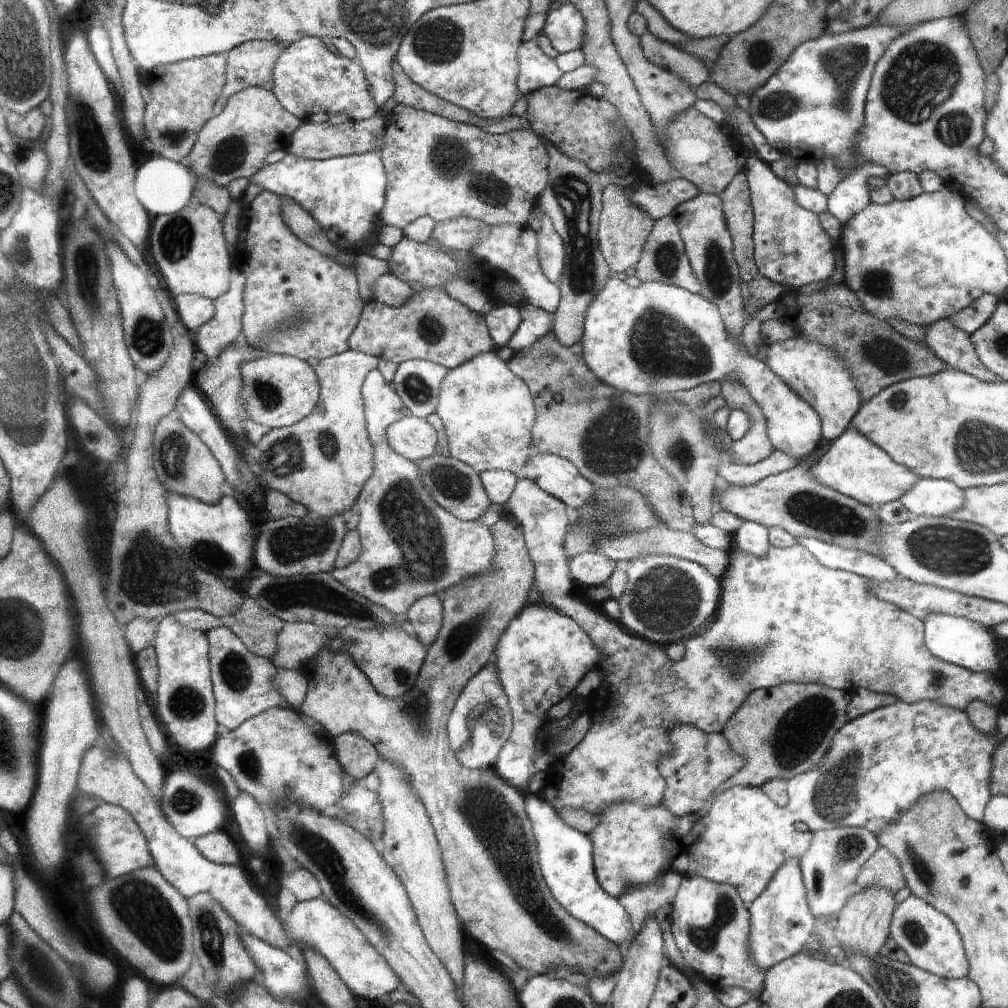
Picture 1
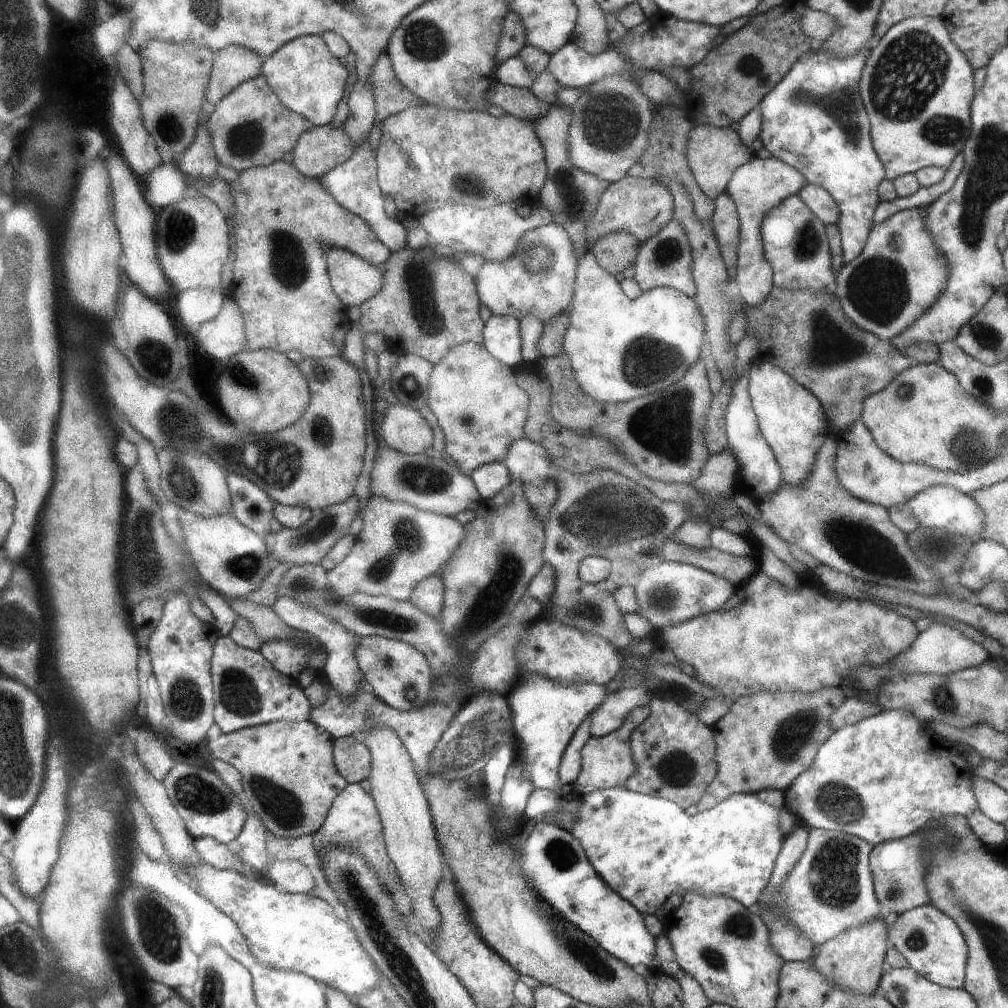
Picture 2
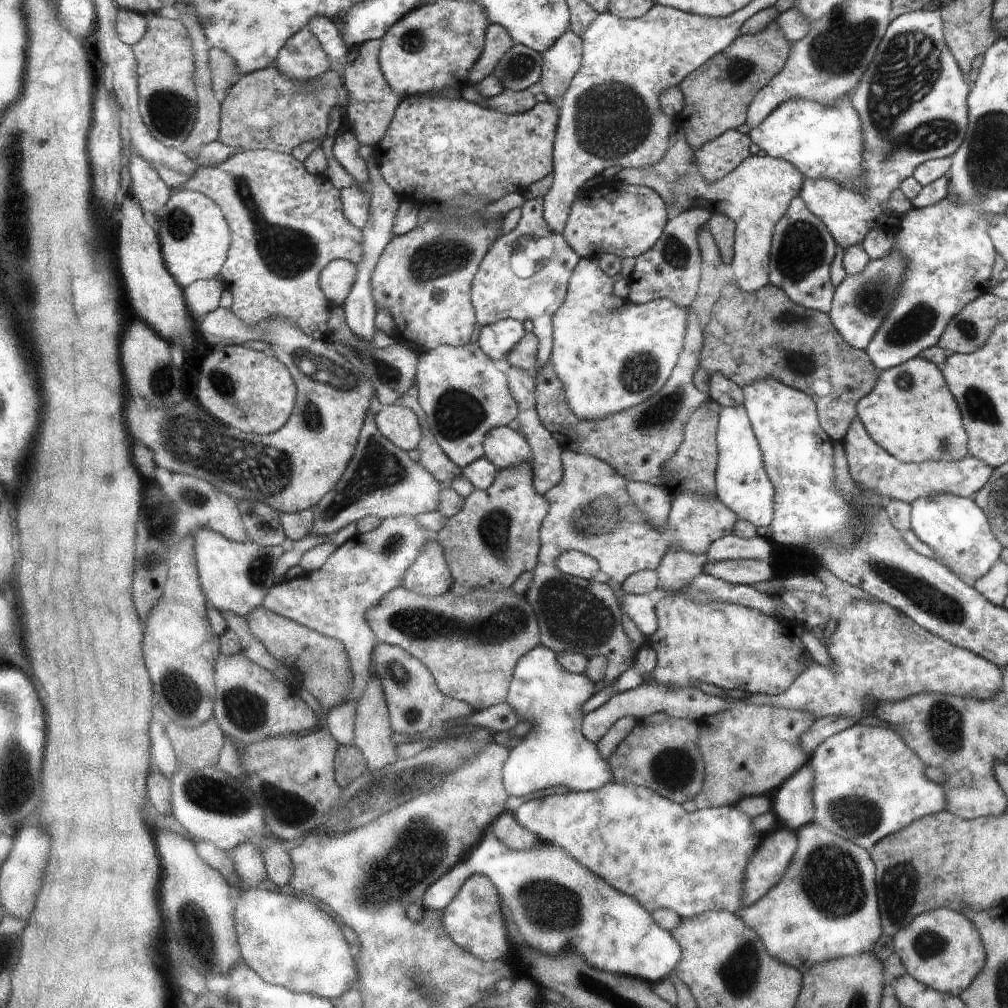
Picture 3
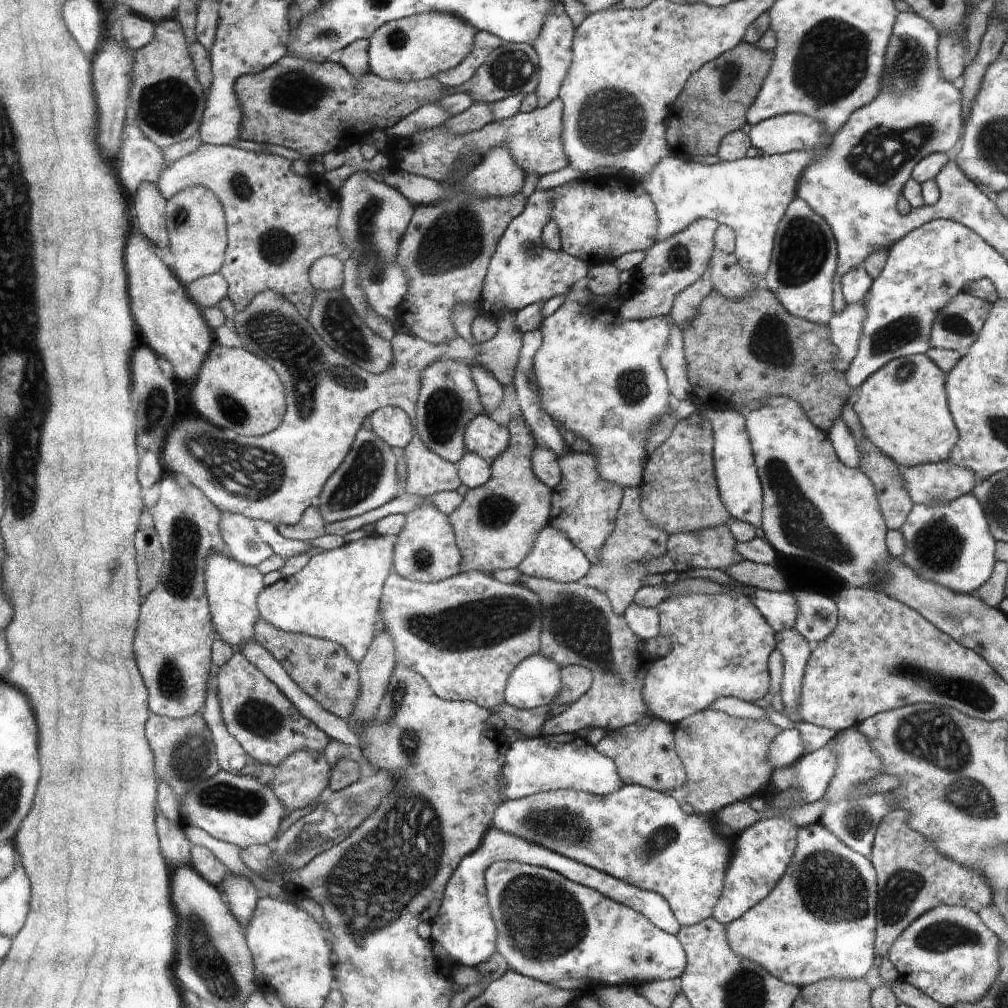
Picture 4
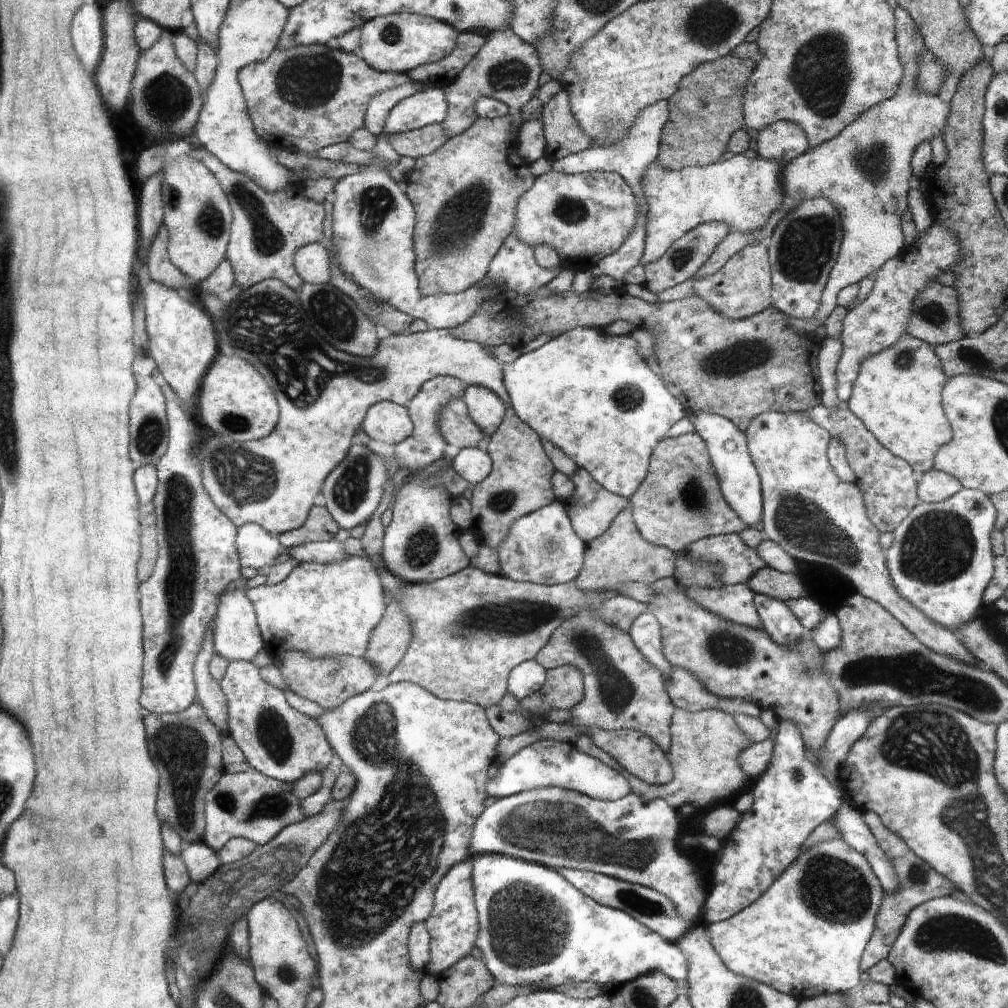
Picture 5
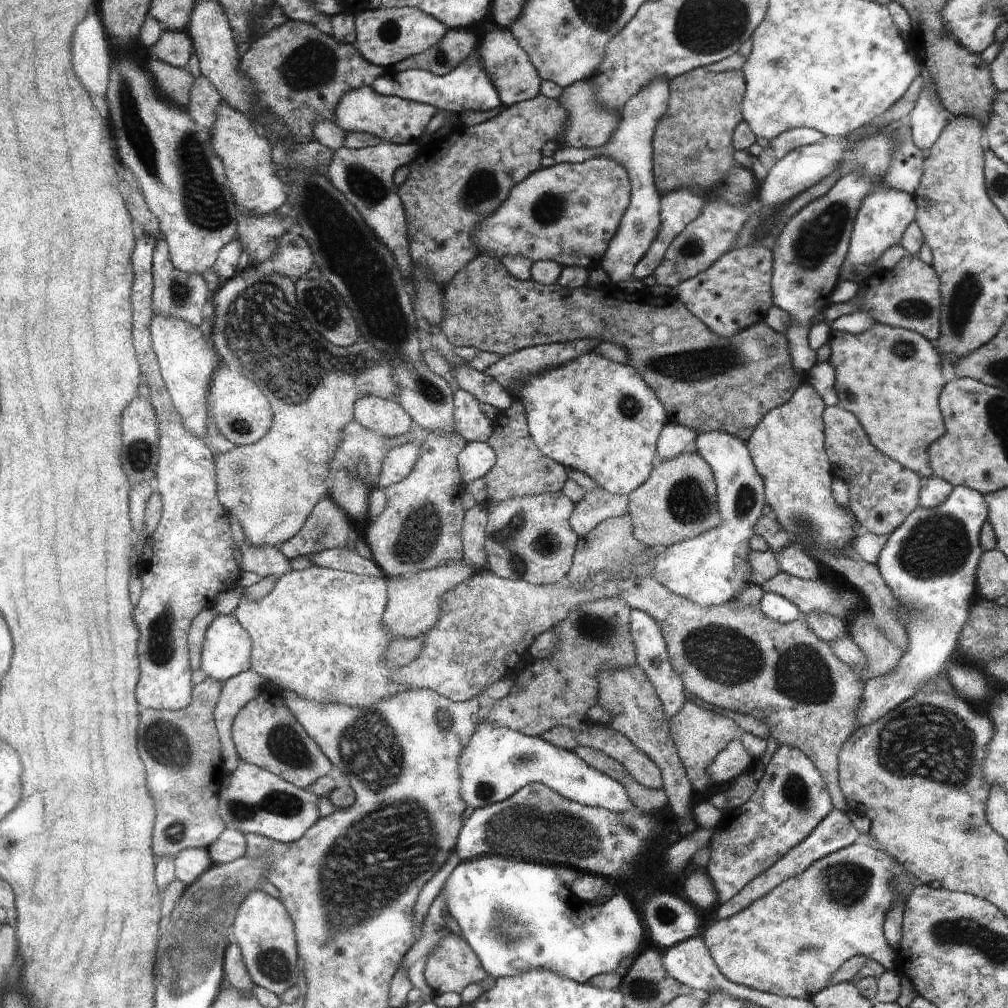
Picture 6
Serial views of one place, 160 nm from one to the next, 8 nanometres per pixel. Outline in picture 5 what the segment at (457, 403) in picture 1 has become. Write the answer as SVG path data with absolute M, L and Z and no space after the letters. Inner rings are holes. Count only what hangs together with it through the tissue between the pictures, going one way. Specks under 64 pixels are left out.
M438 375L427 381L416 393L416 396L406 406L410 412L411 421L414 423L414 432L406 441L395 445L394 454L400 462L400 467L409 466L422 469L444 459L444 456L446 456L444 448L446 448L447 442L441 433L439 423L441 421L441 410L453 399L460 398L466 388L467 384L463 383L459 378Z

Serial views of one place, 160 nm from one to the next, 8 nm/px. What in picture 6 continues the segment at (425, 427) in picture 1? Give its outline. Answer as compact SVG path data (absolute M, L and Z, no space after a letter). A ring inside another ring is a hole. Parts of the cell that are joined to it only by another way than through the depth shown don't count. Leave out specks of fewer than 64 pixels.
M368 395L355 402L356 422L384 437L402 436L415 428L411 415L395 399Z

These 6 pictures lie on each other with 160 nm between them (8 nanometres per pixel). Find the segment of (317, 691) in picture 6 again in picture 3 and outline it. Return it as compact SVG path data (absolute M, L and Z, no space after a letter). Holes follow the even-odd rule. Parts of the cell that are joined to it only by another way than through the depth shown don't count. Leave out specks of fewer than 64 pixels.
M400 515L386 517L370 532L357 534L355 538L344 542L329 556L323 565L315 571L304 572L299 577L282 580L276 583L263 600L263 605L280 616L289 618L302 626L307 626L324 636L339 640L346 649L351 668L349 691L343 701L333 706L325 718L330 734L340 745L350 745L354 740L355 710L364 694L366 685L372 678L370 660L373 659L375 644L378 642L366 620L366 612L378 605L387 593L403 584L407 570L411 569L416 557L429 541L434 541L437 533L425 529L414 517Z

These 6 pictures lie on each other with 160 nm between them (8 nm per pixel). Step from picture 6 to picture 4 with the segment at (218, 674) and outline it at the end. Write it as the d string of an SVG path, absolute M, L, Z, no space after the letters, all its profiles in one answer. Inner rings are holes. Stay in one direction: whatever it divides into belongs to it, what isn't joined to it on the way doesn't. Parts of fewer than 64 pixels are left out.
M226 552L212 553L206 562L205 582L211 607L211 621L216 636L230 643L236 650L254 638L255 625L261 618L258 598L263 592L262 573L255 566L246 566Z

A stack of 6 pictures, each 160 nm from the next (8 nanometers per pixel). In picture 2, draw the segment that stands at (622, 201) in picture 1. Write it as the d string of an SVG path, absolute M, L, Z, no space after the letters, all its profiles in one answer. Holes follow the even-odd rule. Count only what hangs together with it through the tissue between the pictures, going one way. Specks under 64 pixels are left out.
M618 232L596 242L590 252L598 260L600 267L615 276L624 273L626 268L635 262L639 248L638 240L632 234Z

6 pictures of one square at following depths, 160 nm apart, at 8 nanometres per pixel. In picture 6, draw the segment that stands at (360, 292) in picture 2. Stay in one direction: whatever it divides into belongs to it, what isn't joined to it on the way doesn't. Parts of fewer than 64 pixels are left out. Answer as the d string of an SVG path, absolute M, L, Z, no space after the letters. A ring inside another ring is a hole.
M290 231L283 236L279 244L280 254L276 254L276 272L288 274L290 278L304 276L312 264L312 250L302 234Z

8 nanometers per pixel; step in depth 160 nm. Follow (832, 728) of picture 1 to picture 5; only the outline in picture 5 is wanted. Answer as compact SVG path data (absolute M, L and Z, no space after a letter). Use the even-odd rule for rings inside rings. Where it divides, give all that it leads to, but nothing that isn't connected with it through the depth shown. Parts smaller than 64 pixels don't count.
M675 709L670 732L671 745L668 757L674 768L675 777L667 785L649 785L632 776L606 751L598 748L588 733L580 733L574 743L584 754L600 759L623 774L631 783L631 792L641 799L664 799L677 809L684 804L692 804L697 810L708 810L722 804L724 798L748 789L752 778L743 771L739 756L754 742L752 737L743 733L733 715L718 709L706 709L697 713Z

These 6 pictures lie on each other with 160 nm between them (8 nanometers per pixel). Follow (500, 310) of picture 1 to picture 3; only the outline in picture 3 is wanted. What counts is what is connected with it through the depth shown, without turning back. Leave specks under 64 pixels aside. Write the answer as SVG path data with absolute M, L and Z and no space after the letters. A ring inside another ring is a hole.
M504 319L484 325L477 342L493 361L502 361L525 333L522 321Z

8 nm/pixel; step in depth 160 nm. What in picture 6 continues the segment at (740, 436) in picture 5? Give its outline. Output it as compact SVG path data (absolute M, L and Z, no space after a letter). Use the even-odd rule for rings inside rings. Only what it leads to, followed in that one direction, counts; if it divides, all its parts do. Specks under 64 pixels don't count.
M708 430L698 434L696 448L708 462L717 484L717 505L723 523L699 537L661 548L655 555L652 578L658 579L669 591L688 598L701 607L713 607L734 600L751 585L749 540L754 534L764 508L765 484L756 470L750 448L743 439L726 431Z

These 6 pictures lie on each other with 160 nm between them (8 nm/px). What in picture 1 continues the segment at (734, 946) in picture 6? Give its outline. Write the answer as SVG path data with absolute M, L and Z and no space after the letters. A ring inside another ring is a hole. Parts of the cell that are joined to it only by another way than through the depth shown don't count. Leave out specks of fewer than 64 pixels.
M839 827L822 829L814 835L811 849L800 861L801 876L806 890L806 902L814 916L836 916L855 896L853 887L859 881L864 862L878 850L877 836L866 828Z

